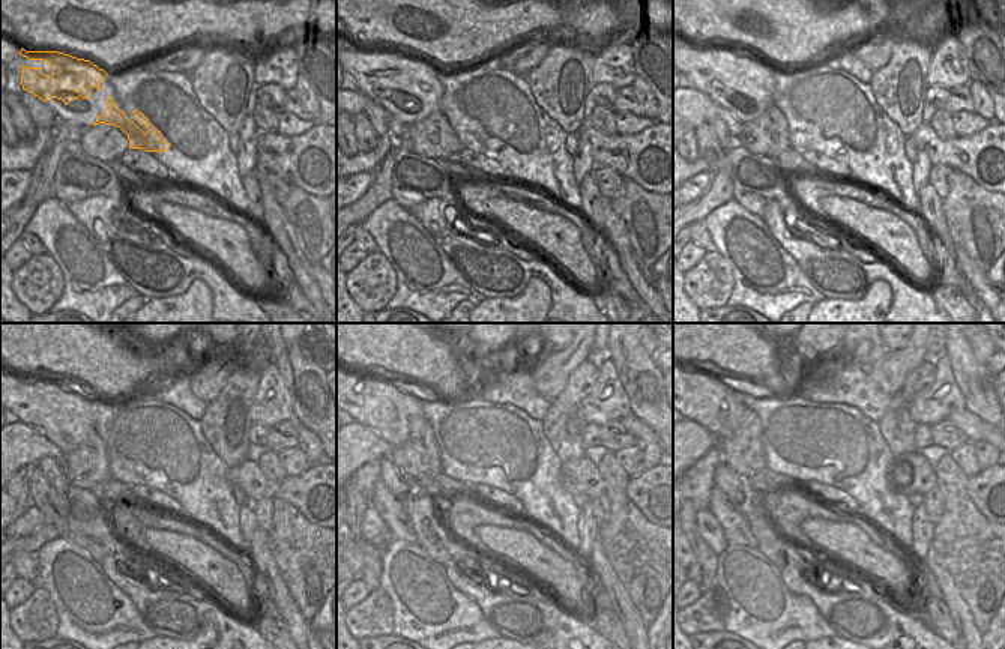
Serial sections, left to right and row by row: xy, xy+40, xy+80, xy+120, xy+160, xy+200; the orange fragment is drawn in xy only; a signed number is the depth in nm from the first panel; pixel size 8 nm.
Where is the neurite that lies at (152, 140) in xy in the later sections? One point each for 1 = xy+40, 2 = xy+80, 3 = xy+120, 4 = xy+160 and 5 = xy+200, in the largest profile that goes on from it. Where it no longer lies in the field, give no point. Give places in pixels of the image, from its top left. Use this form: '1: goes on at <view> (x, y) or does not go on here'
1: goes on at xy+40 (490, 140)
2: goes on at xy+80 (828, 140)
3: goes on at xy+120 (155, 475)
4: goes on at xy+160 (470, 470)
5: goes on at xy+200 (801, 470)

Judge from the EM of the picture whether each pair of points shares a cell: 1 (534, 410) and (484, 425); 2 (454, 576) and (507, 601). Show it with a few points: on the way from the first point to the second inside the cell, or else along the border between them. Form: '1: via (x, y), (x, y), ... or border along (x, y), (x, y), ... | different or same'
1: border along (493, 401), (507, 401), (540, 421) | different
2: via (467, 585), (493, 601) | same

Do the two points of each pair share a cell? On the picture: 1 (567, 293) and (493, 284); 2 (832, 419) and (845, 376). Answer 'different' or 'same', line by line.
1: same
2: different

